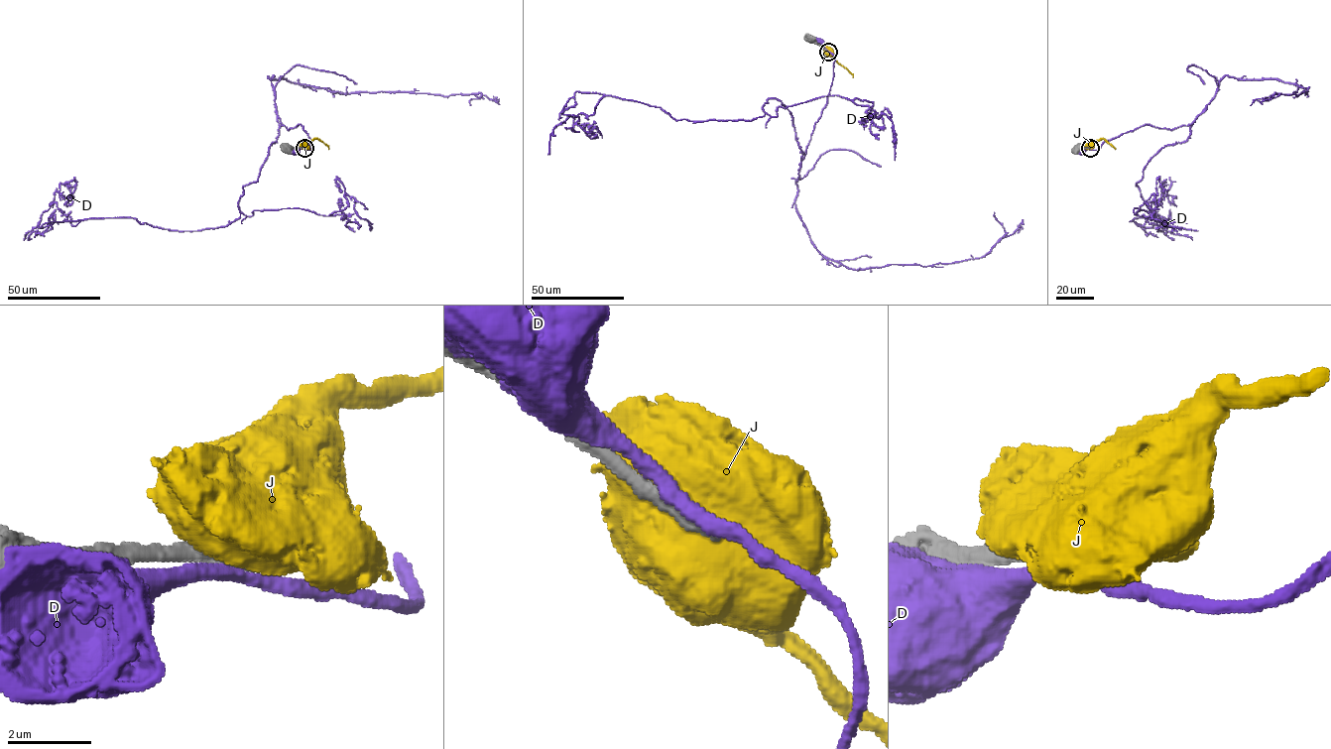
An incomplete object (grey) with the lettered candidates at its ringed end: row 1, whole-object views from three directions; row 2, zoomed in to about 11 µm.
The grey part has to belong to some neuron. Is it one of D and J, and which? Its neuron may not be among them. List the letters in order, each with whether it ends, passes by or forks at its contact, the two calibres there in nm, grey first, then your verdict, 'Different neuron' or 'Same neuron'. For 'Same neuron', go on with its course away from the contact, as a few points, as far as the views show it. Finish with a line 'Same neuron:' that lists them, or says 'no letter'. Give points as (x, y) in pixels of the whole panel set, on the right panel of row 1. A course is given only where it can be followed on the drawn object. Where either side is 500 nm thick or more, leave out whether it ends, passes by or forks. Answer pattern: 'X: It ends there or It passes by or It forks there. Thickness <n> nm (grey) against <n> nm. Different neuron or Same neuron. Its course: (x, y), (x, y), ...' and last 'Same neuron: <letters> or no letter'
D: It passes by. Thickness 440 nm (grey) against 320 nm. Different neuron
J: Thickness 320 nm (grey) against 750 nm. Different neuron
Same neuron: no letter

